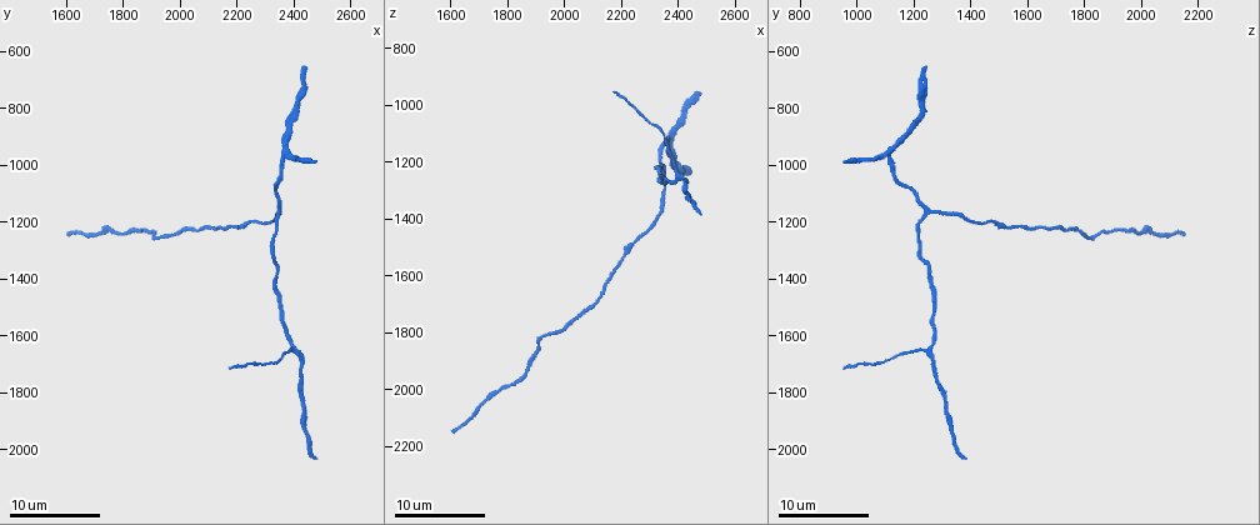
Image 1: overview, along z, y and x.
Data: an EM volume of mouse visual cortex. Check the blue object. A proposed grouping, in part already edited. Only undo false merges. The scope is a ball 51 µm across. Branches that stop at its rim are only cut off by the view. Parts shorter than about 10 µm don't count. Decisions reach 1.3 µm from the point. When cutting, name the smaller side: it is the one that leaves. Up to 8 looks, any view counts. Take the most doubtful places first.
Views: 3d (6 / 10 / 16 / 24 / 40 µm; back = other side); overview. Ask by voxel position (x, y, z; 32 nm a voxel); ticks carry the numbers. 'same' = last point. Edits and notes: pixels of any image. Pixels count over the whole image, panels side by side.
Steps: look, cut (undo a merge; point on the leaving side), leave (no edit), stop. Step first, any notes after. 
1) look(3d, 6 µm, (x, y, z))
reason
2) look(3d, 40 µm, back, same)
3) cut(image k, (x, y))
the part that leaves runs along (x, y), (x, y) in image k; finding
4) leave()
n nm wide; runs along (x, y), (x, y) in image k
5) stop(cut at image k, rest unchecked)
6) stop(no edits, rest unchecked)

look(3d, 10 µm, (2320, 1200, 1390))

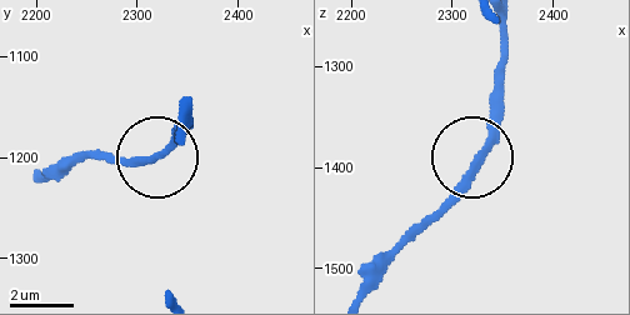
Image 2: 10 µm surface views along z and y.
leave()
runs along (480, 153), (501, 75) in image 2; continuous, no second neuron

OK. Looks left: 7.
look(3d, 10 µm, (2330, 1410, 1260))
sudden change in width

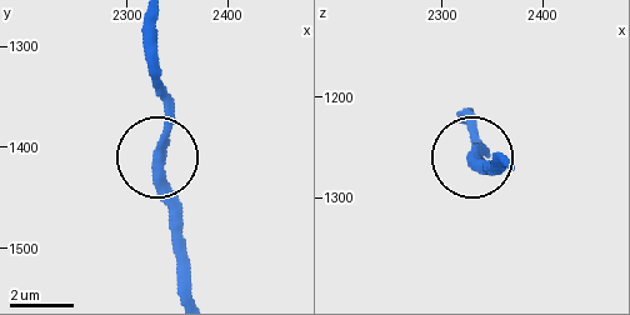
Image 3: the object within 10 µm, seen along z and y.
leave()
310 nm wide; runs along (155, 20), (163, 109), (155, 181), (171, 221), (171, 251) in image 3; continuous, no second neuron

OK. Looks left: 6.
look(3d, 16 µm, (2390, 1620, 1280))
sudden change in width

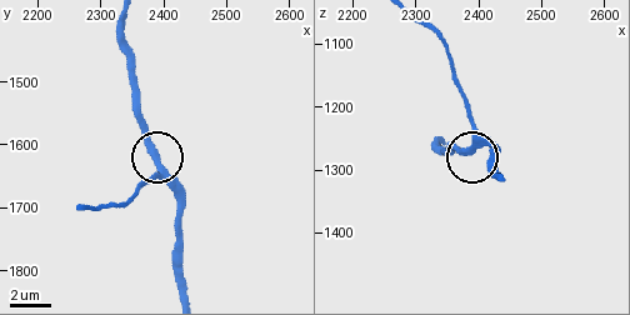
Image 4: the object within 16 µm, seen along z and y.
leave()
310 nm wide; runs along (438, 138), (443, 148), (471, 151), (491, 143) in image 4; all the same neuron

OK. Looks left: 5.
look(3d, 10 µm, (2350, 990, 1130))
thick turns thin

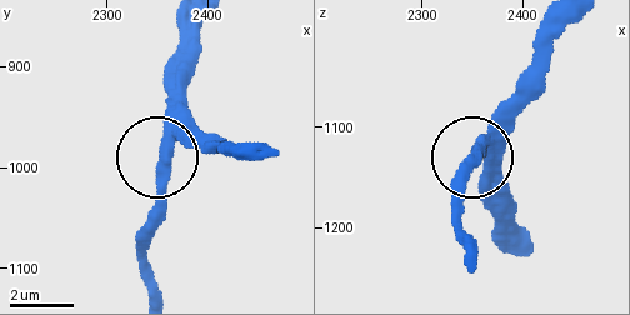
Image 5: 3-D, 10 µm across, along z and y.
leave()
all the same neuron

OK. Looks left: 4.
stop(no edits, rest unchecked)

